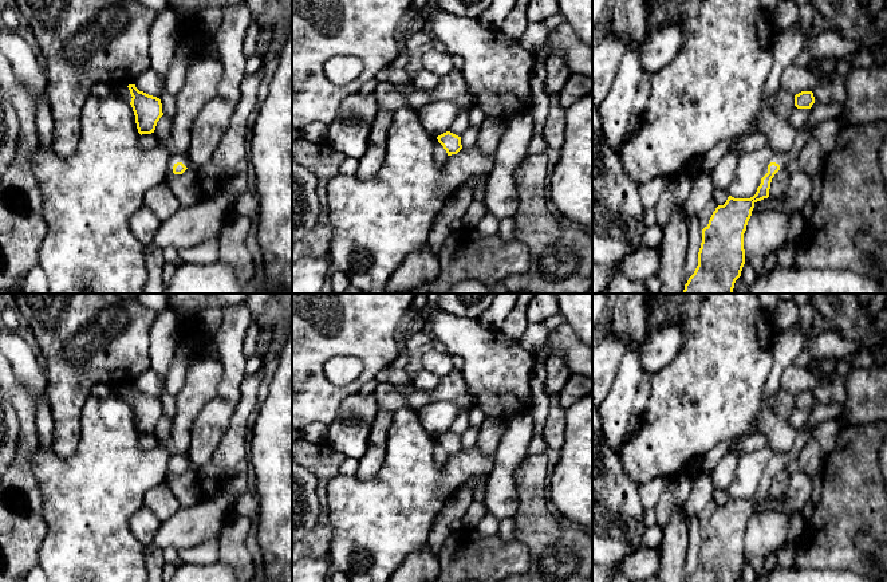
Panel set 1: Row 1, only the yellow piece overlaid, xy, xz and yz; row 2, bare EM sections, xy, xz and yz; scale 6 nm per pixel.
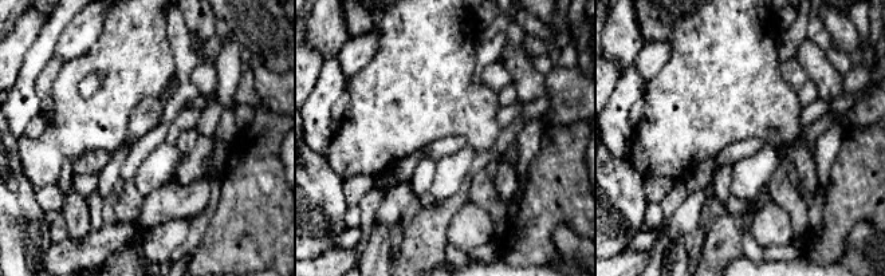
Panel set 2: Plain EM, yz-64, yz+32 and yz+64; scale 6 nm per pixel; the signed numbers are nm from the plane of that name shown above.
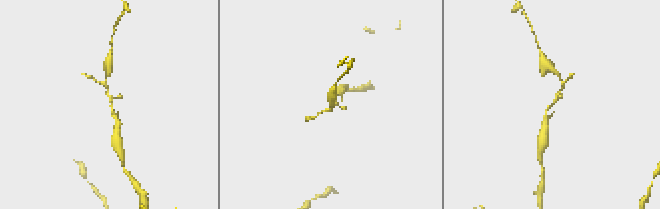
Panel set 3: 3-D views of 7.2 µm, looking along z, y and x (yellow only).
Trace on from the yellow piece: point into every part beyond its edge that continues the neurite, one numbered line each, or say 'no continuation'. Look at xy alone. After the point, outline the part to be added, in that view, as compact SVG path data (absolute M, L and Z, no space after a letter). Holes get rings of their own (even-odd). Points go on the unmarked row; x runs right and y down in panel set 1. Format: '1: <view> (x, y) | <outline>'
1: xy (180, 457) | M177 453L177 455L172 456L172 459L169 461L169 472L173 473L173 467L177 463L182 463L189 469L189 456L186 453Z

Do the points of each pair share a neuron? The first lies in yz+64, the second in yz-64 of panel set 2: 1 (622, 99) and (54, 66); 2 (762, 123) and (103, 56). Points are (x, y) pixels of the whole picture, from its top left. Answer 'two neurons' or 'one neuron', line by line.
1: two neurons
2: one neuron

